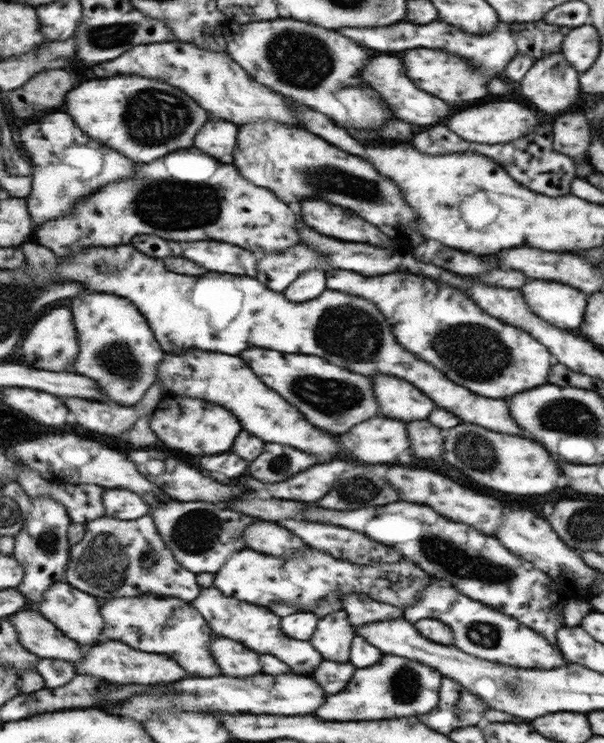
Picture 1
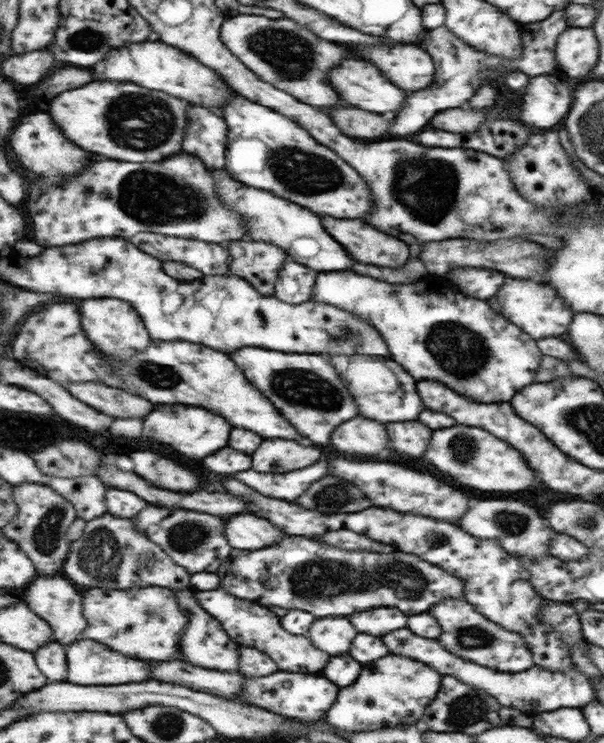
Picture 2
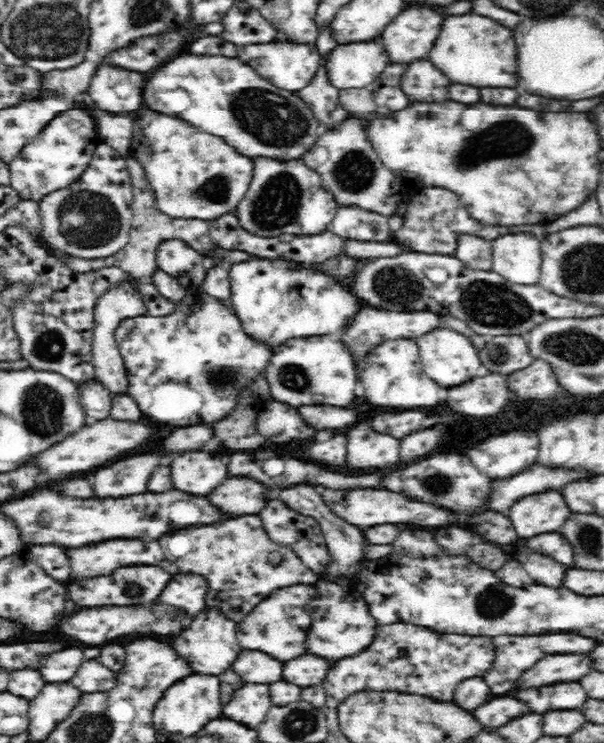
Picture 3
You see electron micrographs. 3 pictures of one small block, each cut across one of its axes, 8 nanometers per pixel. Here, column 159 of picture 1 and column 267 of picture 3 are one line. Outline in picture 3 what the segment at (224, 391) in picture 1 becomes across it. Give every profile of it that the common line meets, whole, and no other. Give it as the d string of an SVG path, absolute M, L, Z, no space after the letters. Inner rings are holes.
M337 336L293 338L281 344L272 355L265 376L276 401L290 406L302 404L348 406L356 394L358 366L351 350Z

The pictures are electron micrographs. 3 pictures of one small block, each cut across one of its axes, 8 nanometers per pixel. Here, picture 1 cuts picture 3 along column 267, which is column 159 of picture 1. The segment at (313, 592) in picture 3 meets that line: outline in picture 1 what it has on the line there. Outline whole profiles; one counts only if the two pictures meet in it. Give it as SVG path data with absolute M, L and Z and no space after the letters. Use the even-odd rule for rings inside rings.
M141 594L135 598L103 600L101 610L106 622L103 638L127 642L137 650L167 654L173 659L179 658L179 664L195 676L211 678L224 675L221 665L217 663L211 651L214 630L191 602L175 596L165 598L155 594Z

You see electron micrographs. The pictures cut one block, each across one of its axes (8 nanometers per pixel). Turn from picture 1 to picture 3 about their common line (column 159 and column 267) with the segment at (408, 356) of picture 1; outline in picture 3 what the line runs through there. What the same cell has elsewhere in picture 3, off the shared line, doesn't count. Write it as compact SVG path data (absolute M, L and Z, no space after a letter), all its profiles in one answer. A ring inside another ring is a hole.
M252 258L228 267L231 284L231 304L236 309L244 332L252 338L259 338L270 346L280 346L293 338L339 334L360 310L358 298L352 294L346 282L327 272L318 272L312 266L288 260L262 260Z

